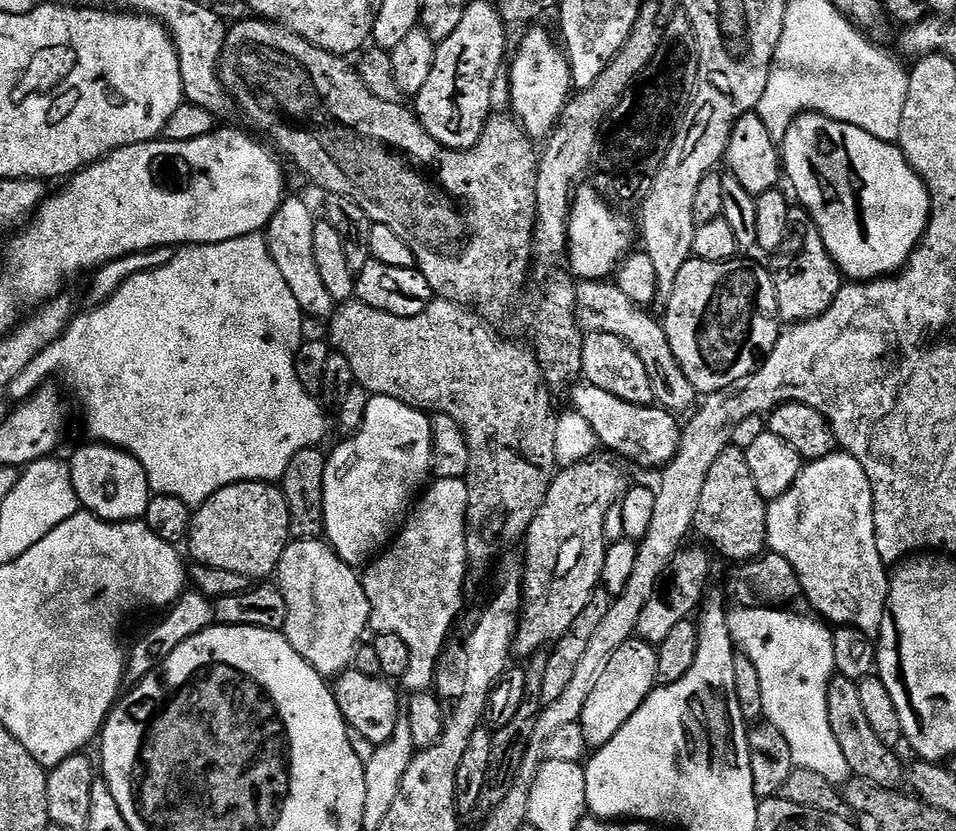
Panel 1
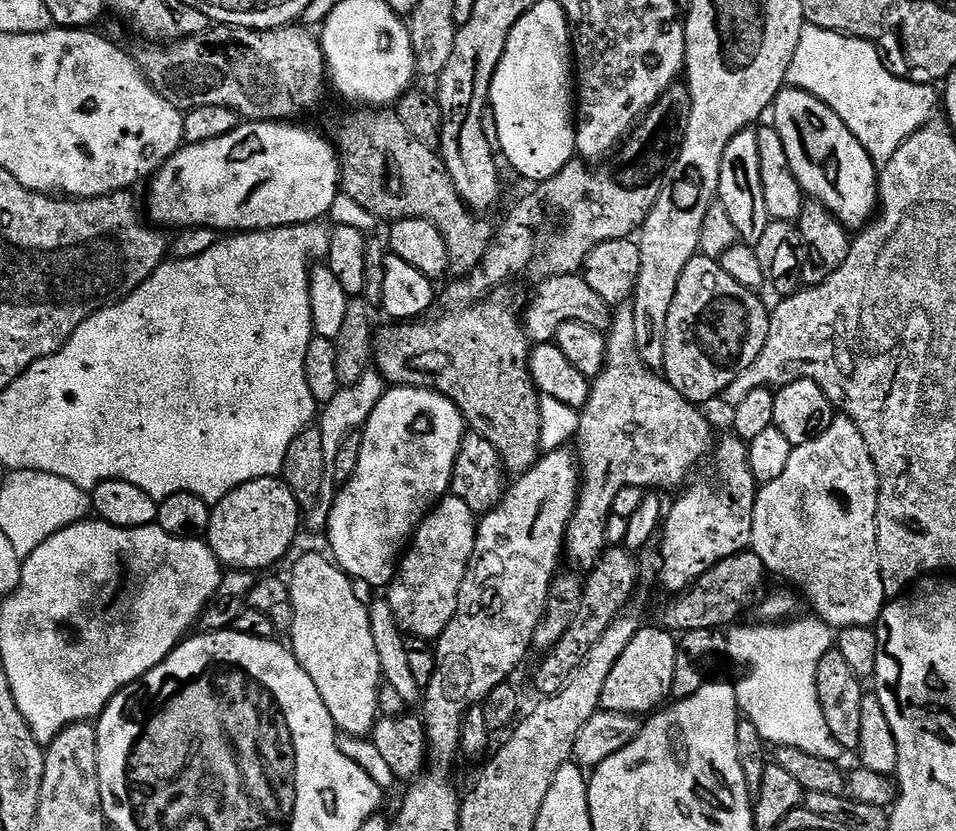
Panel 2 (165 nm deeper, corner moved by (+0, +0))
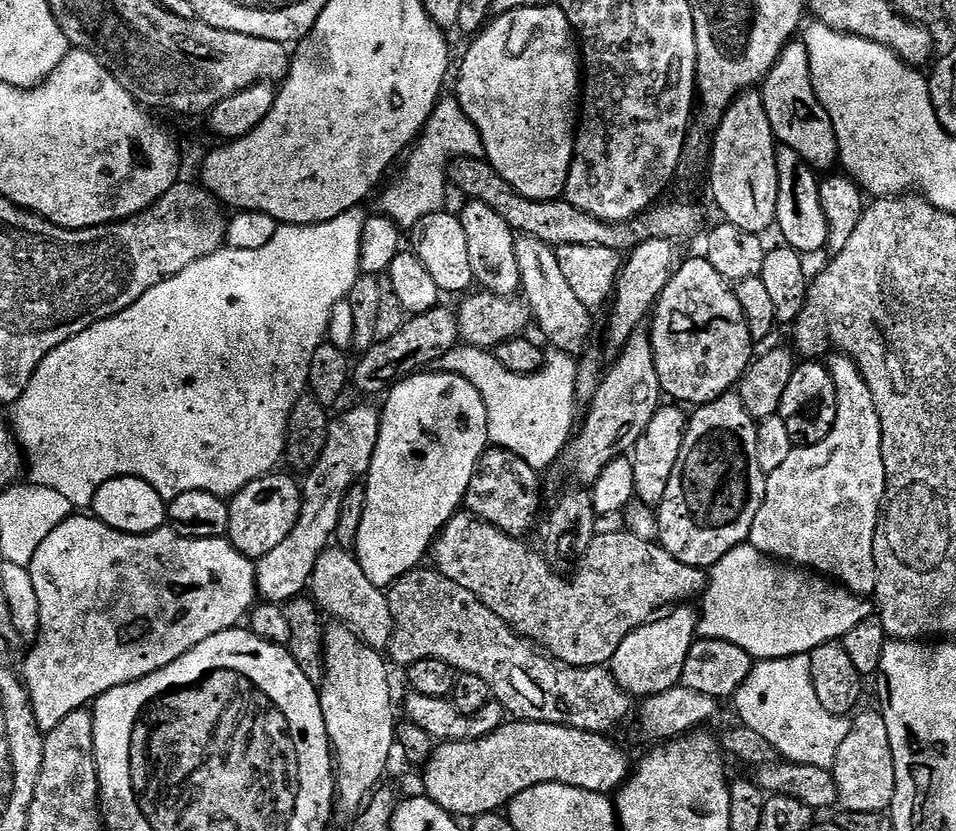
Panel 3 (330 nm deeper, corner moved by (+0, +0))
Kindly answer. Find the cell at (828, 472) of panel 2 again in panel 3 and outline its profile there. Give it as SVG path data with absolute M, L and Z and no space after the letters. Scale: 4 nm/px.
M832 354L826 360L828 372L834 378L834 386L838 394L838 414L834 422L834 430L822 438L814 446L805 448L793 447L790 458L778 466L778 470L767 473L766 498L762 502L762 510L758 510L758 518L754 518L754 526L748 535L748 543L754 545L759 552L775 558L780 562L787 562L805 570L811 570L825 578L831 578L835 583L845 587L856 596L871 597L876 590L876 568L874 560L874 540L877 526L882 519L882 505L884 503L884 487L886 486L886 466L882 462L882 422L878 414L878 406L874 406L874 394L870 394L870 386L862 378L858 366L852 357L843 354Z

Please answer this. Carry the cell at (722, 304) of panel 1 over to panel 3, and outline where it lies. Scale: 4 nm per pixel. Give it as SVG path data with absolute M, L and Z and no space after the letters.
M707 258L688 260L685 264L683 261L676 268L651 313L650 331L660 391L665 397L673 396L673 401L684 406L708 404L711 400L718 400L731 393L754 359L754 341L742 314L742 306L738 306L735 287L729 280L722 278L714 266L710 266Z

